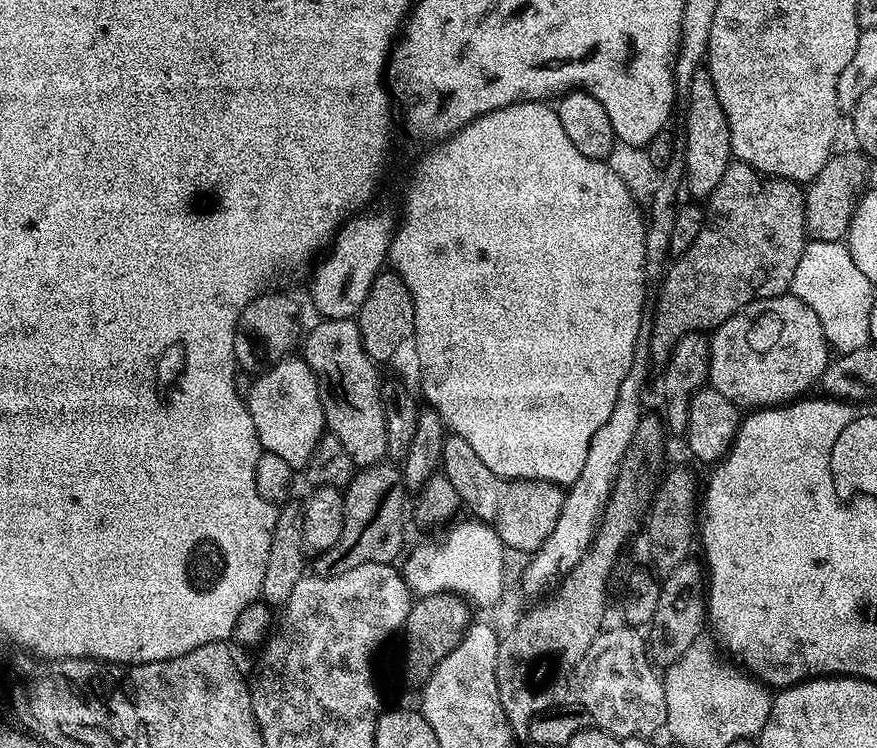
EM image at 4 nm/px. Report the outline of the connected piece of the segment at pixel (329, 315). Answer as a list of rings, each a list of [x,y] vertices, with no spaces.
[[[368,211],[345,219],[331,241],[332,253],[325,258],[324,264],[317,266],[312,276],[312,304],[325,320],[355,317],[362,302],[366,302],[366,294],[370,294],[374,278],[385,267],[394,235],[394,220],[380,212]]]

